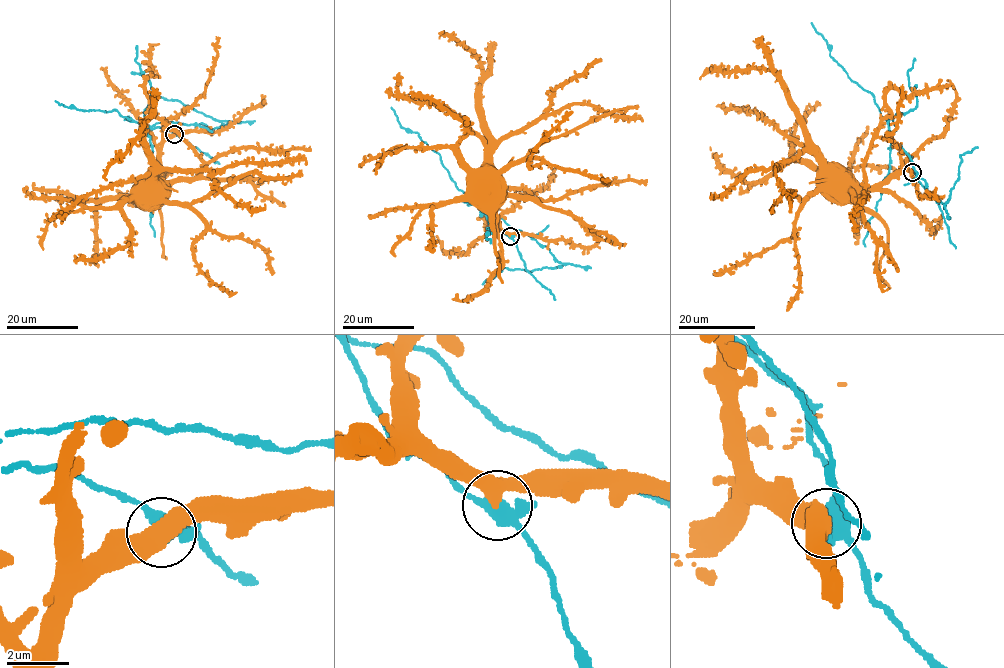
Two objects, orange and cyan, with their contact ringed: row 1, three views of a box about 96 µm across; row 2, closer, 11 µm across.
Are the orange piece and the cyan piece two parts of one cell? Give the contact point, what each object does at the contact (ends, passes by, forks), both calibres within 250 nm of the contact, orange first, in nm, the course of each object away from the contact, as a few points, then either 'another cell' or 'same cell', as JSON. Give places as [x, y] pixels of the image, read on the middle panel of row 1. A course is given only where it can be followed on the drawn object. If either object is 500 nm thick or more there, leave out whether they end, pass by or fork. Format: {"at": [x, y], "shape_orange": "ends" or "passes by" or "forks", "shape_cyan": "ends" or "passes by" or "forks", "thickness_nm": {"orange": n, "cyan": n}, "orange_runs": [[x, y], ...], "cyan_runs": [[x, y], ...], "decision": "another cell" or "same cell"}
{"at": [510, 236], "shape_orange": "passes by", "shape_cyan": "forks", "thickness_nm": {"orange": 460, "cyan": 400}, "orange_runs": [[509, 236], [495, 227], [494, 184], [481, 108], [481, 61], [475, 52], [440, 32], [443, 31]], "cyan_runs": [[509, 236], [488, 213], [530, 235], [559, 261], [567, 263], [526, 271], [503, 268], [482, 284]], "decision": "another cell"}

